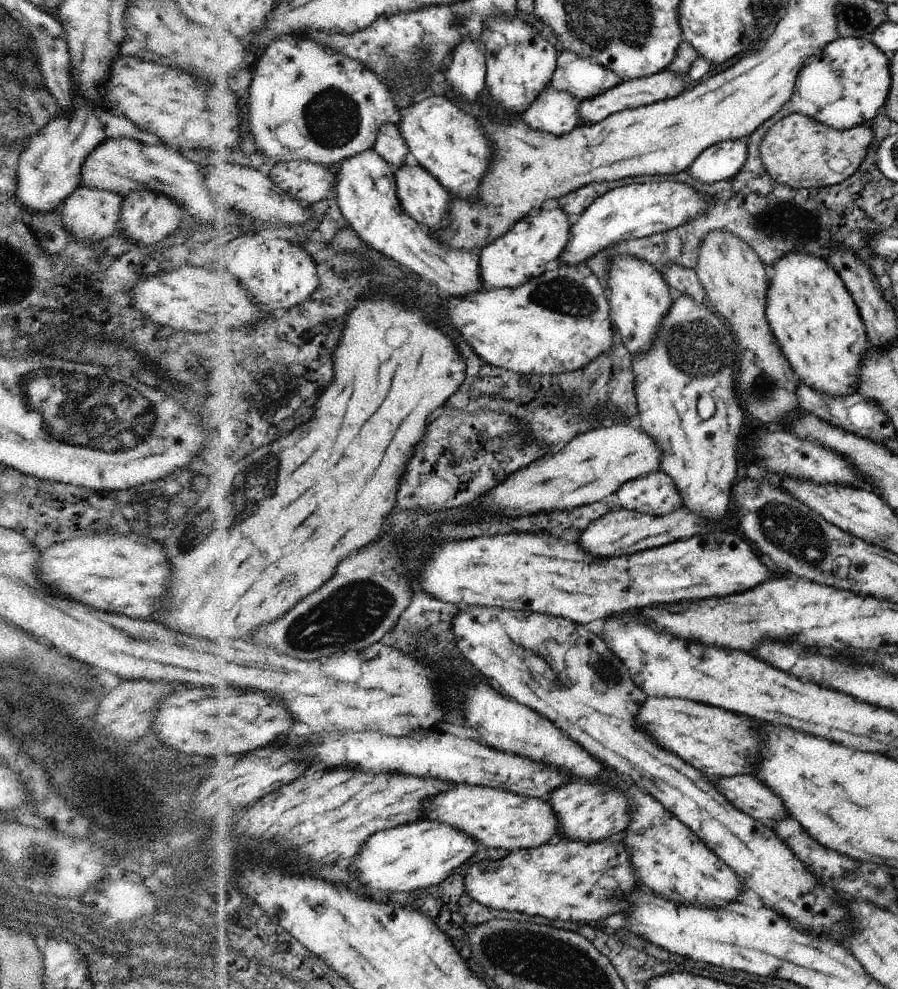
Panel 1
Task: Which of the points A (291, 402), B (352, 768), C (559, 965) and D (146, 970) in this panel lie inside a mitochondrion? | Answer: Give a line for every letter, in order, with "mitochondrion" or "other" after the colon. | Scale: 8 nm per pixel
A: other
B: other
C: mitochondrion
D: other

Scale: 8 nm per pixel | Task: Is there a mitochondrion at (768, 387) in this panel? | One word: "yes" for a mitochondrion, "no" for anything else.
yes

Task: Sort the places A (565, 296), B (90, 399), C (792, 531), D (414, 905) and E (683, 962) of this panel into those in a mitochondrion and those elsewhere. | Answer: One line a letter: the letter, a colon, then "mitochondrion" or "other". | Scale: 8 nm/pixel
A: mitochondrion
B: mitochondrion
C: mitochondrion
D: other
E: other

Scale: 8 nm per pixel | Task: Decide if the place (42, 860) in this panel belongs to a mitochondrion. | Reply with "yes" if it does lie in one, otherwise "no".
yes

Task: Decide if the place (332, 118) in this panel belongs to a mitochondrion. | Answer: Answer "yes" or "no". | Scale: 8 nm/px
yes

